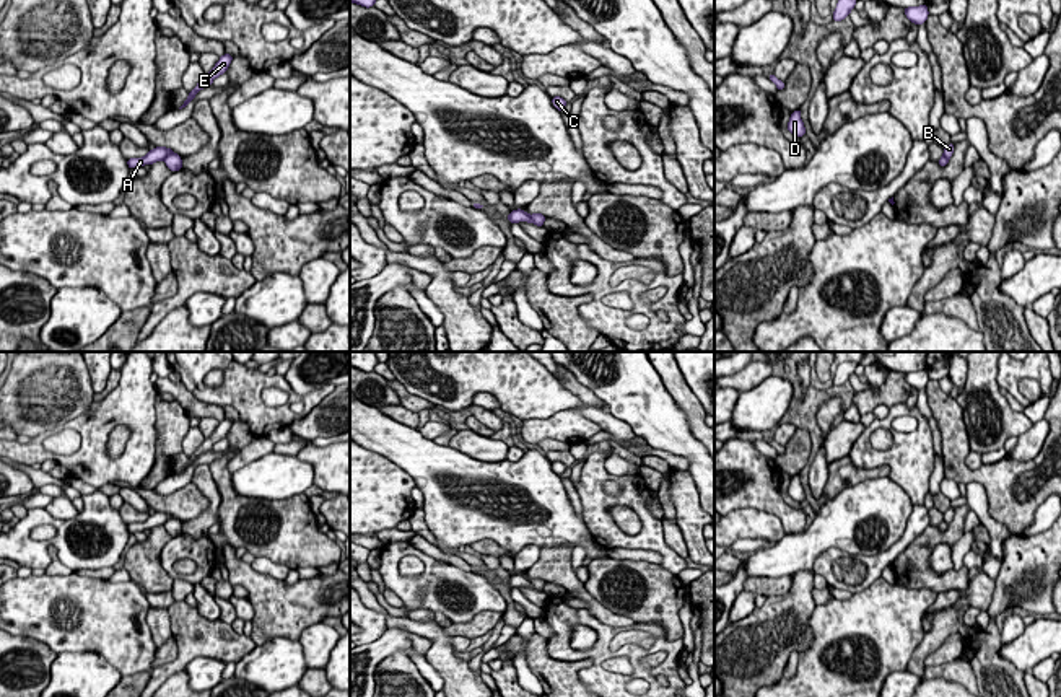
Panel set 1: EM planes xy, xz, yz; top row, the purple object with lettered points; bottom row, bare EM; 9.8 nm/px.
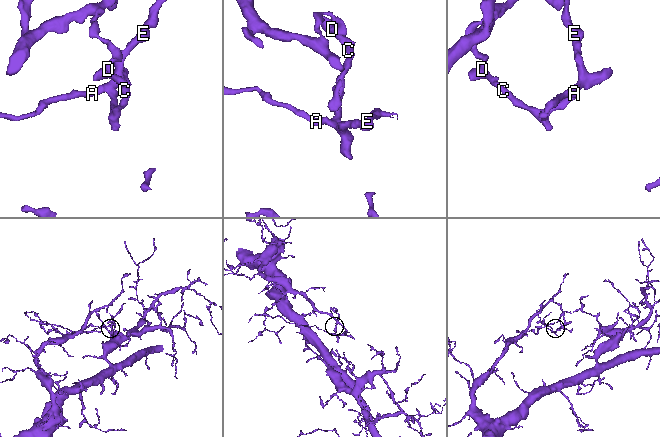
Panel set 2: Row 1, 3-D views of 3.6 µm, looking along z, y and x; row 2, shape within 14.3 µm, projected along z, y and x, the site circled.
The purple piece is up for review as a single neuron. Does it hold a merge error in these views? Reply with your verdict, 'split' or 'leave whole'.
split

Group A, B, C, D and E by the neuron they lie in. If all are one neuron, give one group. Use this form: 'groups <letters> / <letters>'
groups A B E / C D

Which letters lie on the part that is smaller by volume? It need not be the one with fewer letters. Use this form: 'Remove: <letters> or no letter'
Remove: A, B, E

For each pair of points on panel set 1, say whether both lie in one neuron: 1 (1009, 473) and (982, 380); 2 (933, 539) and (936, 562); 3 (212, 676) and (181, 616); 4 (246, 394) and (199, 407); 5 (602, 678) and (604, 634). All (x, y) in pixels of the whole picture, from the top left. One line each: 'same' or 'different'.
1: different
2: different
3: different
4: different
5: same

